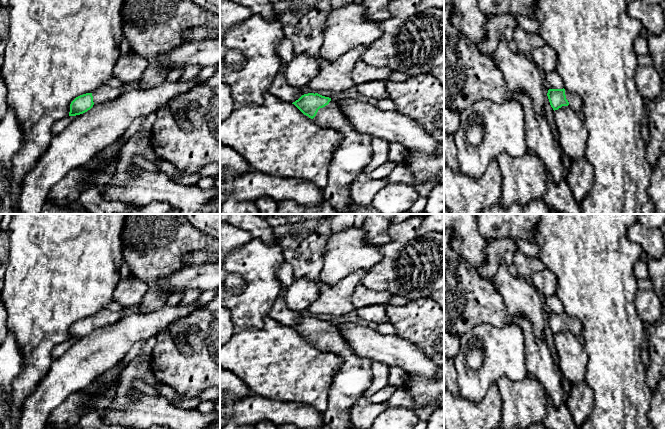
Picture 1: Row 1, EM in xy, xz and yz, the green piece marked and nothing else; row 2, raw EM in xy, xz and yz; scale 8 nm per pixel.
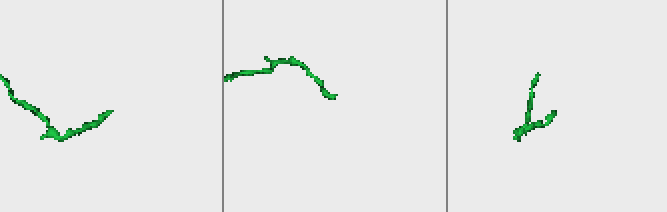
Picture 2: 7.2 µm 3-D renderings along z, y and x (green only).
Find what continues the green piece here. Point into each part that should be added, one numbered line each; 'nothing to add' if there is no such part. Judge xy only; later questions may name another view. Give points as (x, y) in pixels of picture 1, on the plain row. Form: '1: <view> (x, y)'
1: xy (105, 317)

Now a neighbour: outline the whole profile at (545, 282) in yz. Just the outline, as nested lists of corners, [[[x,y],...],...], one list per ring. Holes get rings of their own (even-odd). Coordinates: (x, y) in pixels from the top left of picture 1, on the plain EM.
[[[545,268],[542,272],[537,272],[530,279],[530,282],[537,289],[542,298],[556,295],[557,279],[549,269]]]

